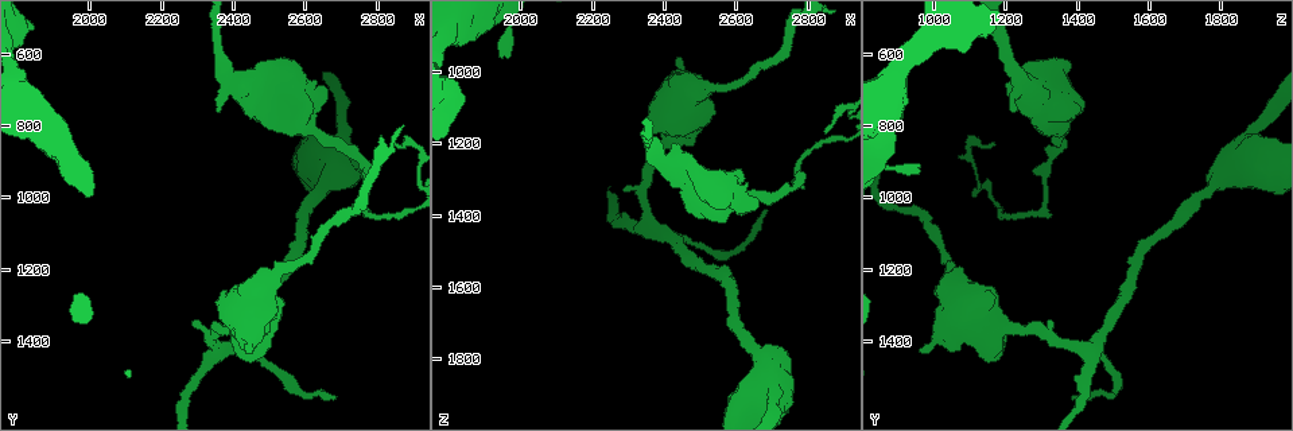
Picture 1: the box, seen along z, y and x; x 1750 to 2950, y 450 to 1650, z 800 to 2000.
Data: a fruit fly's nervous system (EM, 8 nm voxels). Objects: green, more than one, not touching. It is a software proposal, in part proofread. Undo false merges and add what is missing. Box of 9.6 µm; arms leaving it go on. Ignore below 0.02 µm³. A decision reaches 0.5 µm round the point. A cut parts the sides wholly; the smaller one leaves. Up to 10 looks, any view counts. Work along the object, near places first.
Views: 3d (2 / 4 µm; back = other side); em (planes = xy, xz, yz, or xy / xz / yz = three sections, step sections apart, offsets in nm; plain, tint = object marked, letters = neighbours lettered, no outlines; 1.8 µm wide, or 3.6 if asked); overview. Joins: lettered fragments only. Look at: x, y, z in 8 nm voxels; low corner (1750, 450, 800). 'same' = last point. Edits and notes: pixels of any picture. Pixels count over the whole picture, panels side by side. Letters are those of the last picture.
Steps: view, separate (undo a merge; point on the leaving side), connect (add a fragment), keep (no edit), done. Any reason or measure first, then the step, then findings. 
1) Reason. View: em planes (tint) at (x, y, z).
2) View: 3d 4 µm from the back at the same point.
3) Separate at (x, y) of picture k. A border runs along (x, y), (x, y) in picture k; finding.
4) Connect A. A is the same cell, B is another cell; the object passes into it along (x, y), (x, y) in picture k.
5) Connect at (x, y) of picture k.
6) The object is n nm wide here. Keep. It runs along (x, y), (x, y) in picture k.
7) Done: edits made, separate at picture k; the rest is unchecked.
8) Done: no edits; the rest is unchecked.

Branch stops here. View: 3d 2 µm at (2480, 620, 1250).

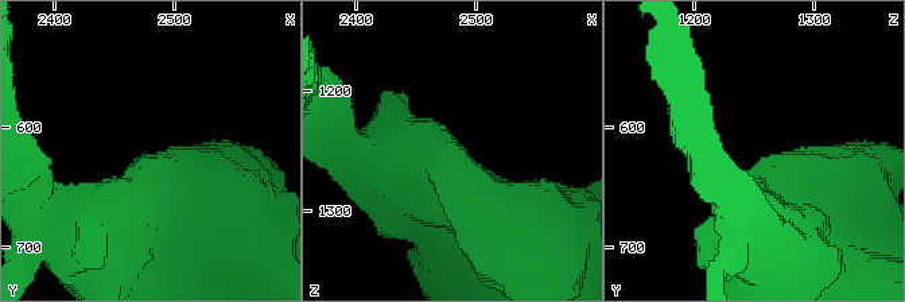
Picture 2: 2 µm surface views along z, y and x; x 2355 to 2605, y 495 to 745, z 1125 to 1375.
Now the EM. View: em planes (letters) at (2478, 630, 1254).

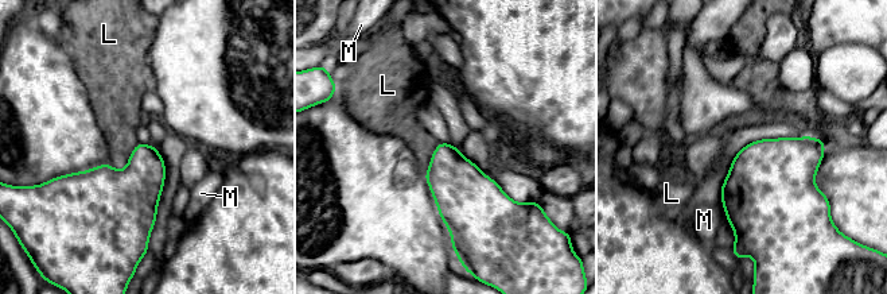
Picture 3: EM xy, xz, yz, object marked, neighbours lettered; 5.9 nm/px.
Keep. L and M are other cells; a border runs along (137, 143), (124, 167), (107, 163) in picture 3; no lettered fragment goes on from it.

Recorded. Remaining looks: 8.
Sudden change in width. View: em 3.6 µm planes (tint) at (2630, 810, 1350).

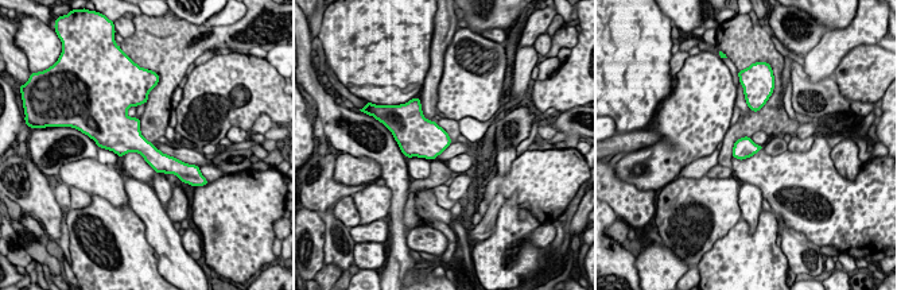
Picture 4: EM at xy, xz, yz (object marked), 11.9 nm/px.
View: em 3.6 µm planes (letters) at the same point.

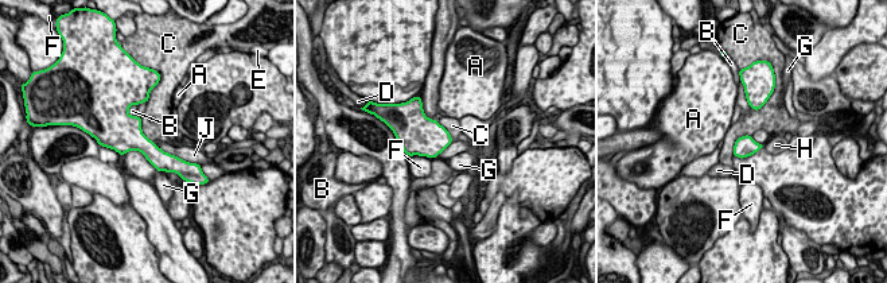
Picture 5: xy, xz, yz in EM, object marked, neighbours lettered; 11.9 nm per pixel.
Keep. A, B, C, D, E, F, G, H and J are other cells; a border runs along (751, 135), (736, 139), (732, 155) in picture 5; continuous, no second neuron.

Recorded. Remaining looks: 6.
Free end. View: 3d 4 µm at (2440, 1430, 960).

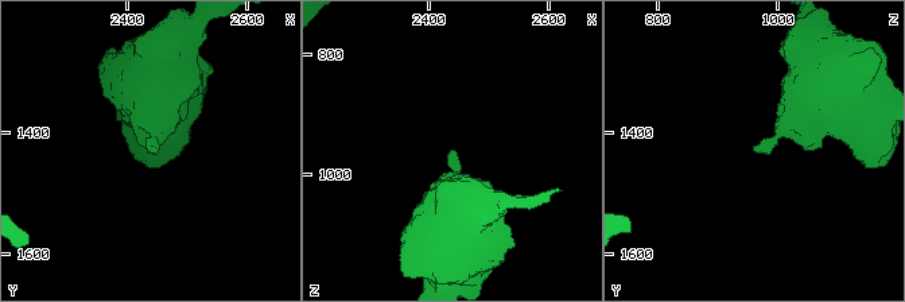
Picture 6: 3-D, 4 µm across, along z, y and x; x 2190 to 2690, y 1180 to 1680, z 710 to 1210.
View: em planes (letters) at (2440, 1425, 960).

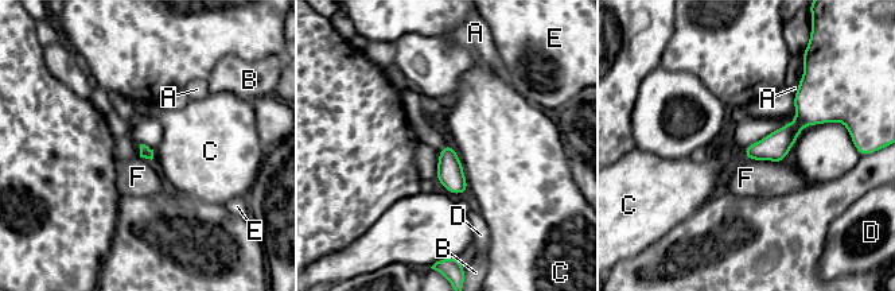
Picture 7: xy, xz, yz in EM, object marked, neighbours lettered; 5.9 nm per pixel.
Keep. A, B, C, D, E and F are other cells; it runs along (817, 108), (774, 147), (748, 154) in picture 7; none of them fits.

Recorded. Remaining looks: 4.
Long arm stops here. View: em planes (plain) at (2850, 850, 1160).

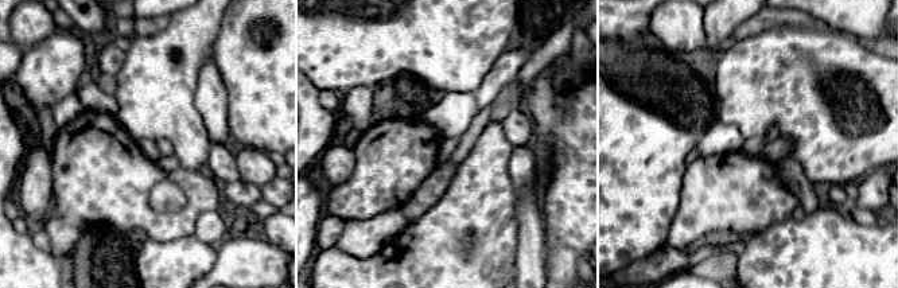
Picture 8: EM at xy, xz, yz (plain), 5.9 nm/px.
View: em planes (letters) at the same point.

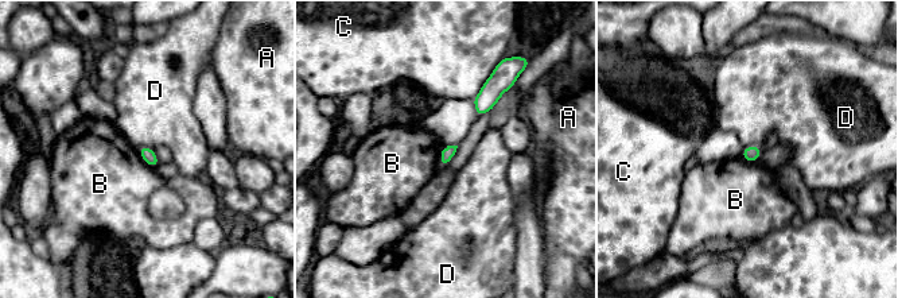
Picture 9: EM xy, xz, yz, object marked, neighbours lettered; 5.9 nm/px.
Keep. A, B, C and D are other cells; a border runs along (136, 148), (139, 155), (154, 167) in picture 9; none of them fits.

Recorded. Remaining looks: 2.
Done: no edits; the rest is unchecked.

